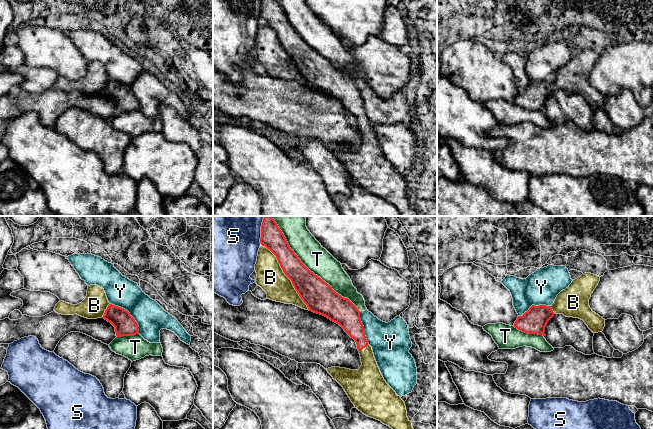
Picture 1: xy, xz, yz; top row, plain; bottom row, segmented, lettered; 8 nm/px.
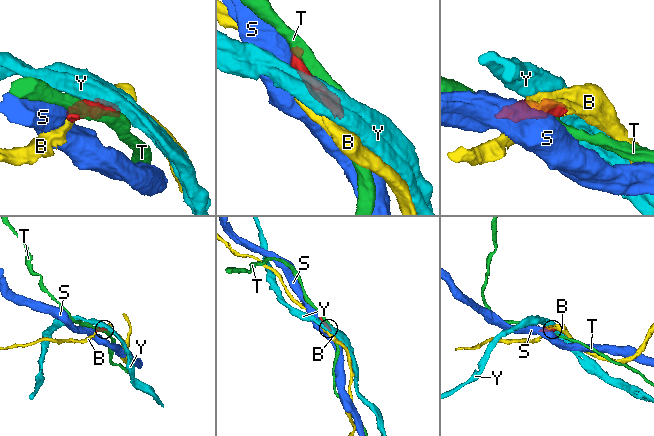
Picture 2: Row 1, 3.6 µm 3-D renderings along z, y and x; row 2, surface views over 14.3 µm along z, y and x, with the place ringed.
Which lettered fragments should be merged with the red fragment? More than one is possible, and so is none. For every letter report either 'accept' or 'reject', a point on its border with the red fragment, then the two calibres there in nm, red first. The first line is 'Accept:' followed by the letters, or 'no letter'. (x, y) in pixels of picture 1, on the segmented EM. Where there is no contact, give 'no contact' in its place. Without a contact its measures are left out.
Accept: B
B: accept | xz (286, 275) | 220/220 nm
S: reject | xz (261, 230) | 180/500 nm
T: reject | xz (307, 268) | 240/220 nm
Y: reject | xy (129, 314) | 180/240 nm

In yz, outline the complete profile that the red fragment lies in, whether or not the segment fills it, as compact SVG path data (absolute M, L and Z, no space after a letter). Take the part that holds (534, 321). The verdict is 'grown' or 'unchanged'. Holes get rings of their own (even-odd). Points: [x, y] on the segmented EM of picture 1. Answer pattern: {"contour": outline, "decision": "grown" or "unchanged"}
{"contour": "M582 274L557 295L551 306L532 305L522 316L518 316L513 326L528 334L544 336L548 321L555 314L563 314L583 320L593 333L602 332L605 319L593 312L589 306L589 299L599 281L600 277L597 275Z", "decision": "grown"}

